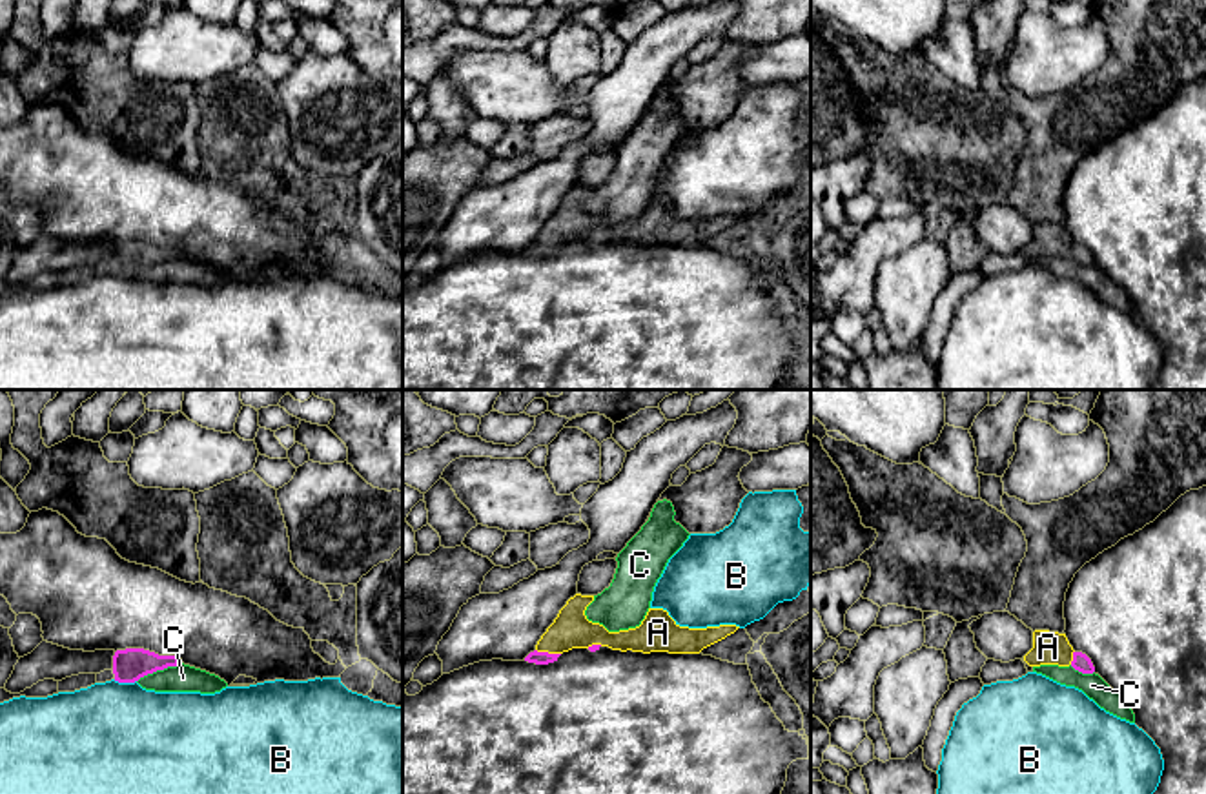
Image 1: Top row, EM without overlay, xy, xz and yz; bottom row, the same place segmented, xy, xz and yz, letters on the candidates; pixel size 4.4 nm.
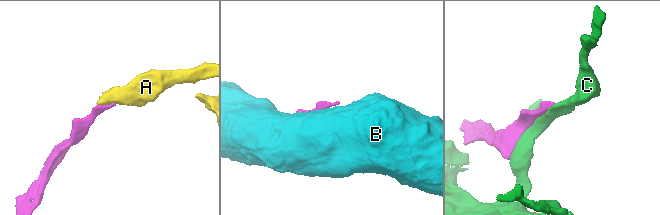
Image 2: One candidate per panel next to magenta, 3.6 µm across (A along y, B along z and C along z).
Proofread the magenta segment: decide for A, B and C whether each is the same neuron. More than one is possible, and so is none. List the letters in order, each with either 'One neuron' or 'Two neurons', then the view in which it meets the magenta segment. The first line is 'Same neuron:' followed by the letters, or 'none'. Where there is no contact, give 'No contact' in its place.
Same neuron: A
A: One neuron. Touches magenta in xz
B: Two neurons. Touches magenta in xy
C: Two neurons. Touches magenta in xy

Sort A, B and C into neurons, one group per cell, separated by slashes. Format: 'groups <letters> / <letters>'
groups A / B / C

